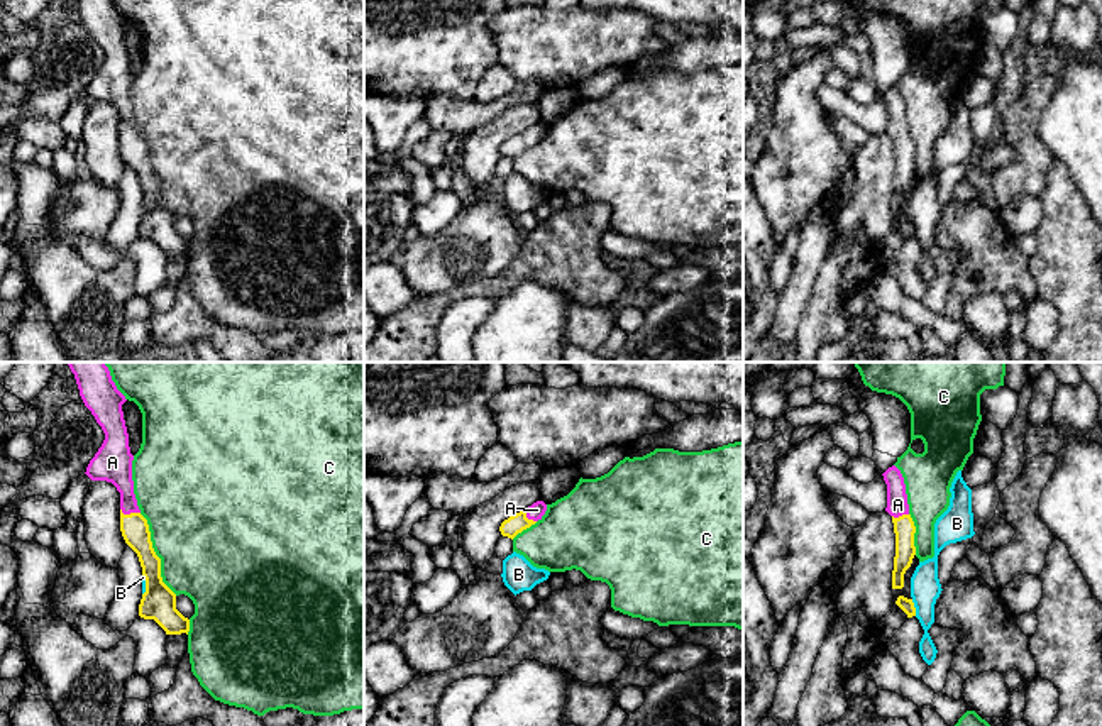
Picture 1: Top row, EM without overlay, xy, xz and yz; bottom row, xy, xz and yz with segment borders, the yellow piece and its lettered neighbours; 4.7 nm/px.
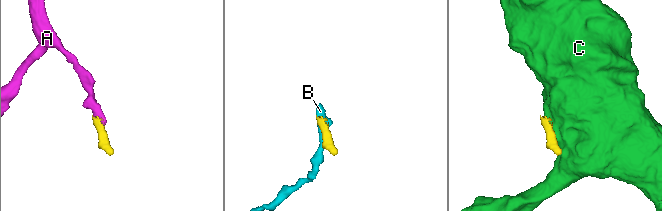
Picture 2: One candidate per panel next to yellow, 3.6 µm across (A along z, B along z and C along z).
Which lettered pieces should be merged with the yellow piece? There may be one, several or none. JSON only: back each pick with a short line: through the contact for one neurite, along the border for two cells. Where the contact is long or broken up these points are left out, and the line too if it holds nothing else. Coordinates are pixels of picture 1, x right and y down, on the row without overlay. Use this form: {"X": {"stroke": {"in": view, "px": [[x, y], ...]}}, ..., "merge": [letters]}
{"A": {"stroke": {"in": "xy", "px": [[134, 148], [131, 134], [126, 107], [114, 85]]}}, "merge": ["A"]}

